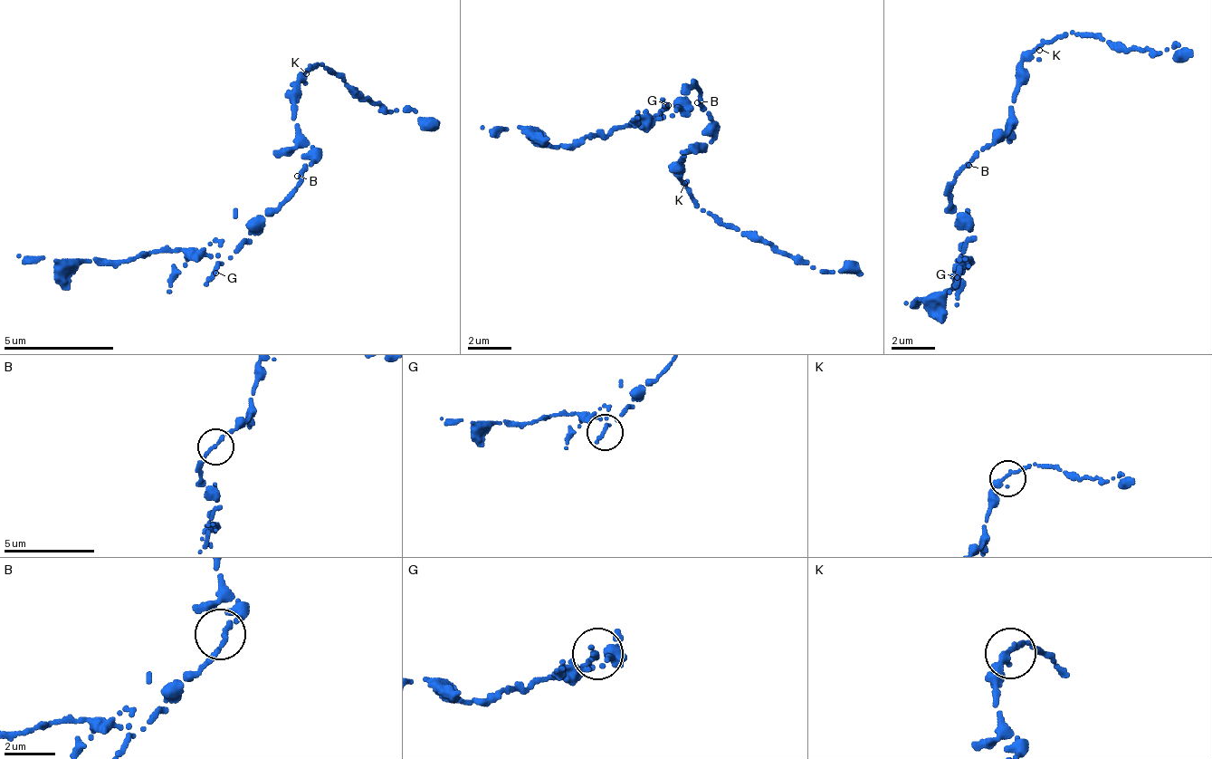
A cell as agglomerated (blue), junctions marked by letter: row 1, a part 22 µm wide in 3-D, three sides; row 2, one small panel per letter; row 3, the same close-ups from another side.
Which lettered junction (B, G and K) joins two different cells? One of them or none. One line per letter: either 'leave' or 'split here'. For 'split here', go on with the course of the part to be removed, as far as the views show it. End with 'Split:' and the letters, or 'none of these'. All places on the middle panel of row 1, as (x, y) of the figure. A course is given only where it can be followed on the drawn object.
B: leave
G: split here | (669, 104), (656, 117), (569, 147), (539, 145), (516, 126), (481, 129)
K: leave
Split: G

